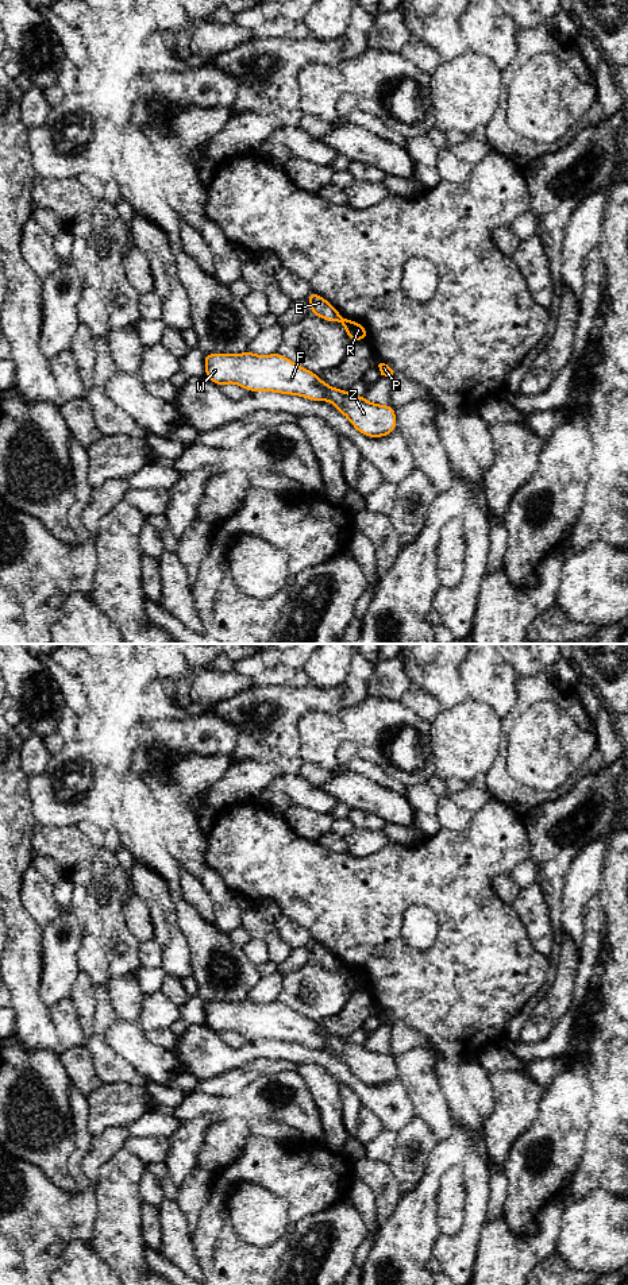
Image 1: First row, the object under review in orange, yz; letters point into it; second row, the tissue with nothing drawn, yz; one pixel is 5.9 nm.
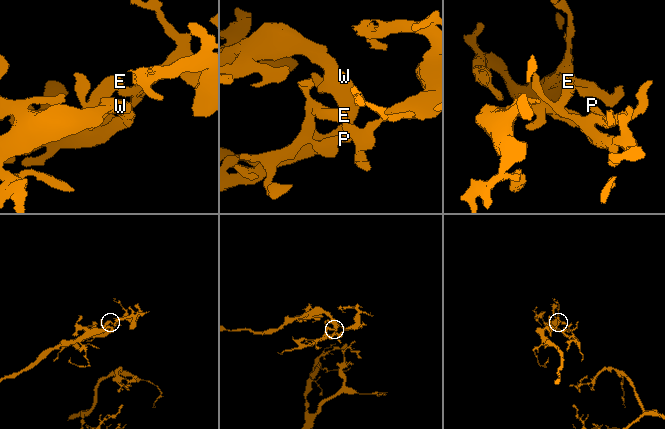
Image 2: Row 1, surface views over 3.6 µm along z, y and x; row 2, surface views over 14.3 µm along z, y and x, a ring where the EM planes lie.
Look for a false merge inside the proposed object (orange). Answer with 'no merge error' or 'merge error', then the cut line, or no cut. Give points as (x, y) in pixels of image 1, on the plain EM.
merge error | yz (342, 965), (339, 968)

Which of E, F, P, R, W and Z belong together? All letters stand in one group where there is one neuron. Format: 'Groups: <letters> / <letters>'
Groups: E F P W Z / R

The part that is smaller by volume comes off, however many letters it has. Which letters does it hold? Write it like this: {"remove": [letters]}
{"remove": ["R"]}

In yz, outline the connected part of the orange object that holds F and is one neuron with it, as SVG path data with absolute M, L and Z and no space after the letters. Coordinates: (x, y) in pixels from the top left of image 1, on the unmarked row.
M278 1000L255 1003L204 1002L205 1024L217 1034L235 1031L248 1039L274 1039L301 1043L311 1049L330 1049L352 1074L367 1085L384 1085L397 1076L396 1057L369 1050L323 1030L317 1022L296 1012Z

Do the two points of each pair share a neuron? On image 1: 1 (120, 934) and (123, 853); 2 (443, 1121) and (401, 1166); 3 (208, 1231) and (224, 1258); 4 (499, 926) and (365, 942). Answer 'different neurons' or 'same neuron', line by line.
1: different neurons
2: same neuron
3: same neuron
4: same neuron

